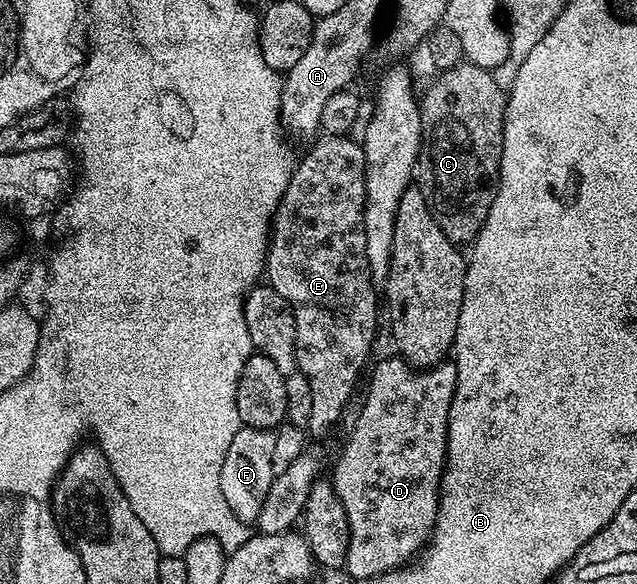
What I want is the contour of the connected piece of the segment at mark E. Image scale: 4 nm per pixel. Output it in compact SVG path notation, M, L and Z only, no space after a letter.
M321 135L315 141L317 144L301 160L299 157L274 213L268 238L266 280L268 276L267 283L292 307L296 323L296 367L306 382L310 382L310 391L314 393L307 431L316 436L326 435L343 414L352 387L376 340L378 288L372 282L370 262L366 258L364 225L366 158L363 147L352 139L351 135Z

